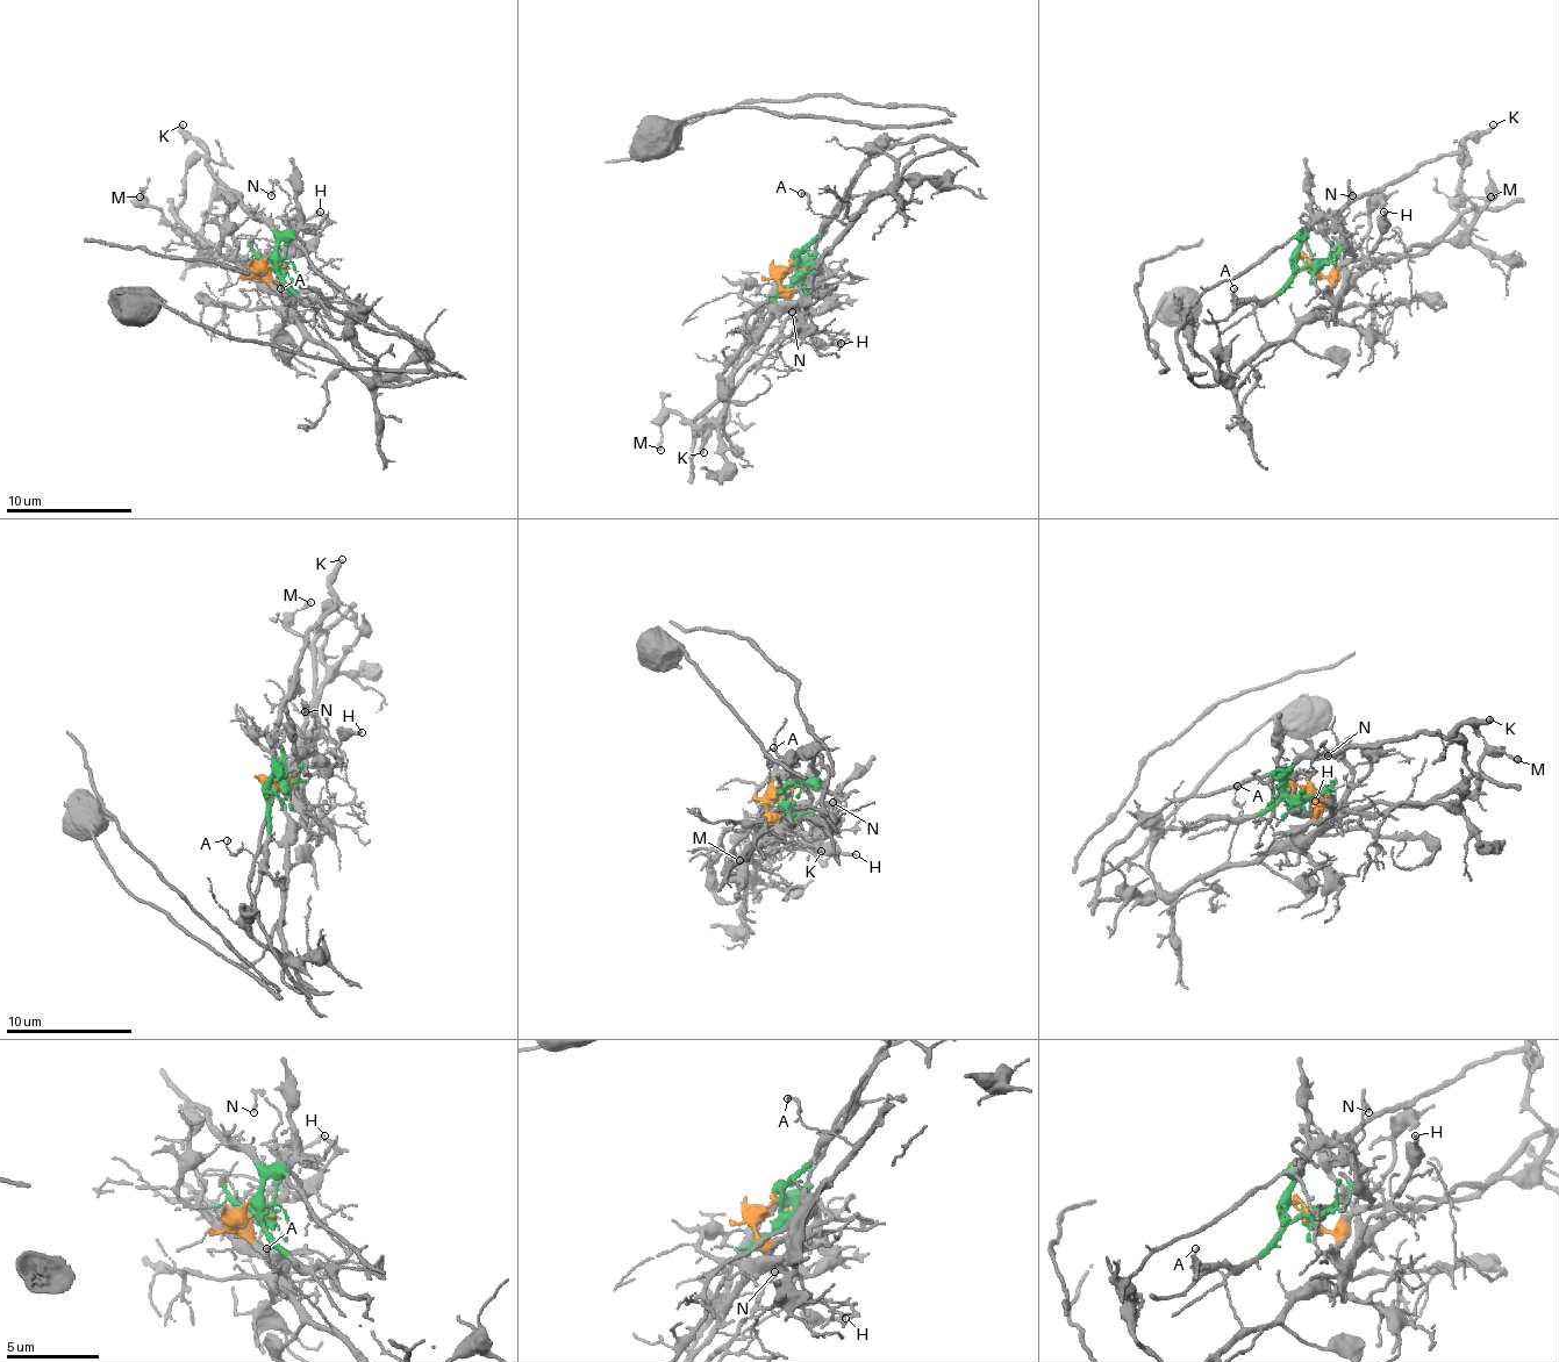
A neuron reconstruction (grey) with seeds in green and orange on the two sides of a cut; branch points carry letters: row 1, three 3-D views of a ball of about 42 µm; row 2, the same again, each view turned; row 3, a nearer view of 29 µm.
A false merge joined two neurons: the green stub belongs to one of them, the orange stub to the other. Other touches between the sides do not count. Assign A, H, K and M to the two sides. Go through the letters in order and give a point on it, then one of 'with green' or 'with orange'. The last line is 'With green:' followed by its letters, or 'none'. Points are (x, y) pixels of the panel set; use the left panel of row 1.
A: place (280, 288); with orange
H: place (320, 212); with orange
K: place (183, 124); with green
M: place (140, 196); with orange
With green: K

